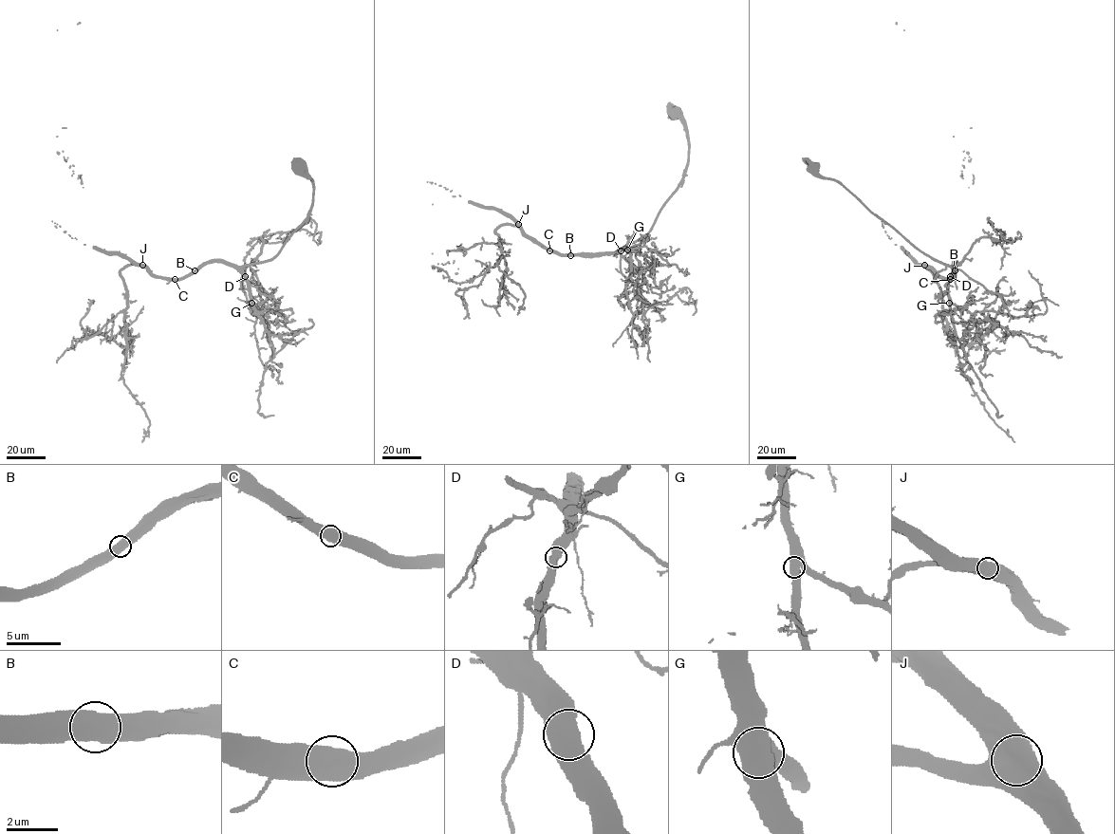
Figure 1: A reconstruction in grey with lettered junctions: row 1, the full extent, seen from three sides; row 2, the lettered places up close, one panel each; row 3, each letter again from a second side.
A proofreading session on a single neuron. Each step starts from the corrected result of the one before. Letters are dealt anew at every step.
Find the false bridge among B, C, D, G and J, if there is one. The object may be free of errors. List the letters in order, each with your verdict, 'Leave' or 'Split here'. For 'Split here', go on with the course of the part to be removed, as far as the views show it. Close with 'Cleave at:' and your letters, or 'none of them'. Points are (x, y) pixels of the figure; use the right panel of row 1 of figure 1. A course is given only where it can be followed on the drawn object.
B: Leave
C: Leave
D: Leave
G: Leave
J: Leave
Cleave at: none of them

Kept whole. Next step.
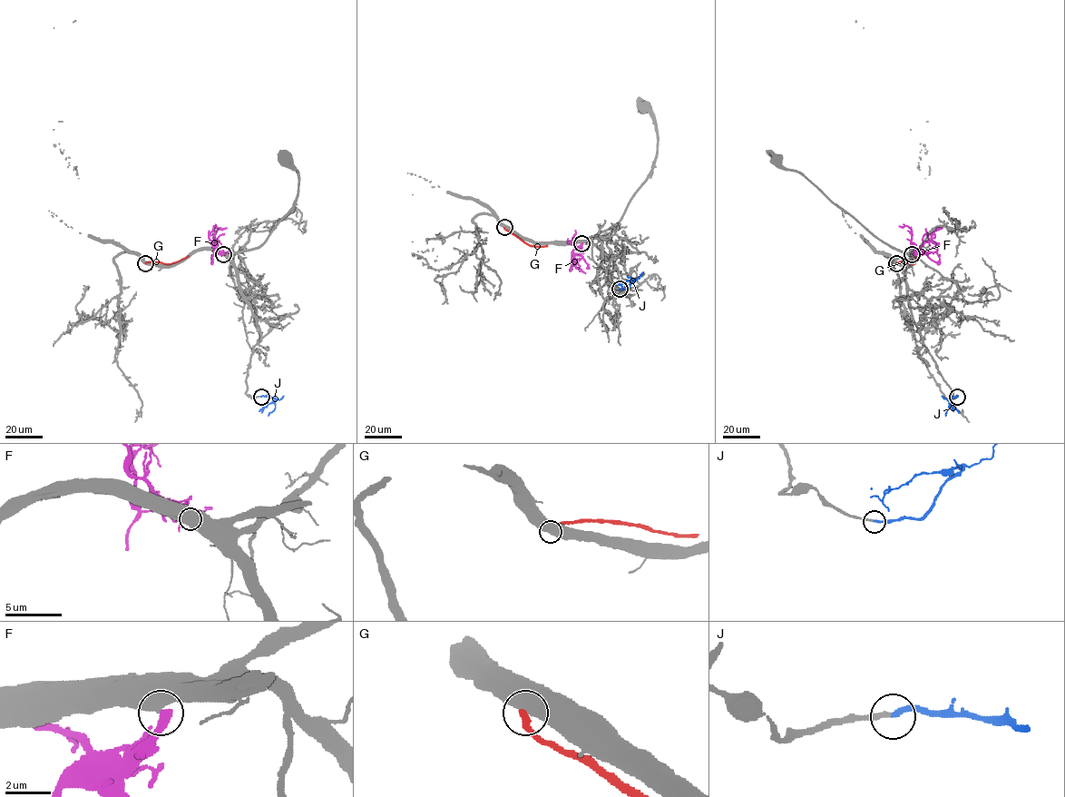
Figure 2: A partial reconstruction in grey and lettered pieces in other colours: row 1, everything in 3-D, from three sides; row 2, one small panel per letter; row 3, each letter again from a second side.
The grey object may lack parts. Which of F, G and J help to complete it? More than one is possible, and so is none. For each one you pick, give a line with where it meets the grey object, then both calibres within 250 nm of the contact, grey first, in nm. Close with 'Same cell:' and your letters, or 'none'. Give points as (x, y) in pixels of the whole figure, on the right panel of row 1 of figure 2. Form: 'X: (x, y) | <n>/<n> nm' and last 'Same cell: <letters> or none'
J: (957, 397) | 220/220 nm
Same cell: J

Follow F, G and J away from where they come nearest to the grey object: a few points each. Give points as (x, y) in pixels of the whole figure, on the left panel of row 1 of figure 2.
F: (223, 253), (213, 249), (214, 235), (218, 230), (227, 228)
G: (145, 263), (170, 263), (189, 256)
J: (261, 397), (275, 399), (263, 407), (261, 412)

